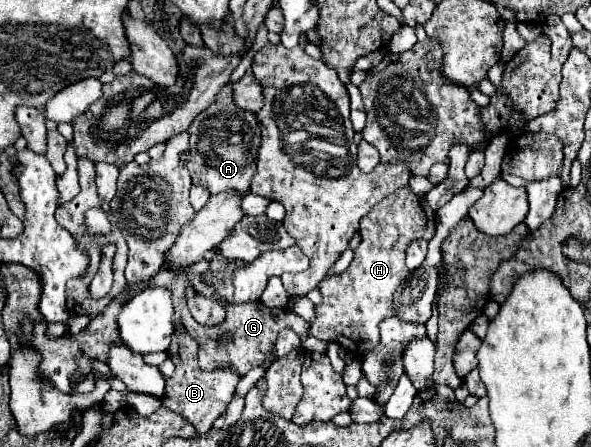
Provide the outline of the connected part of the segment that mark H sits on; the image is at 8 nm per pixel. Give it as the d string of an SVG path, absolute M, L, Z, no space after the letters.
M401 187L377 203L361 219L361 243L355 249L351 265L339 273L325 277L319 285L323 303L315 307L317 319L311 323L309 335L339 343L351 355L363 357L379 343L379 323L393 317L393 293L409 273L405 265L405 249L415 239L431 239L435 235L435 217L427 209L425 199Z

